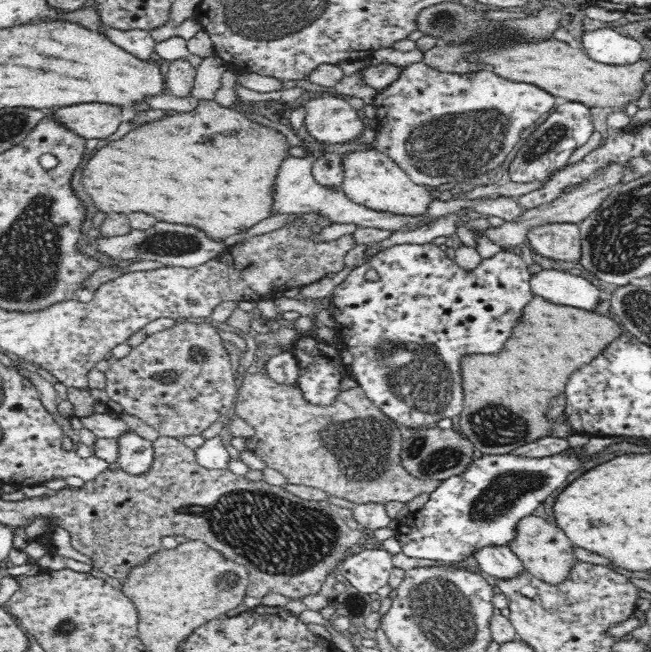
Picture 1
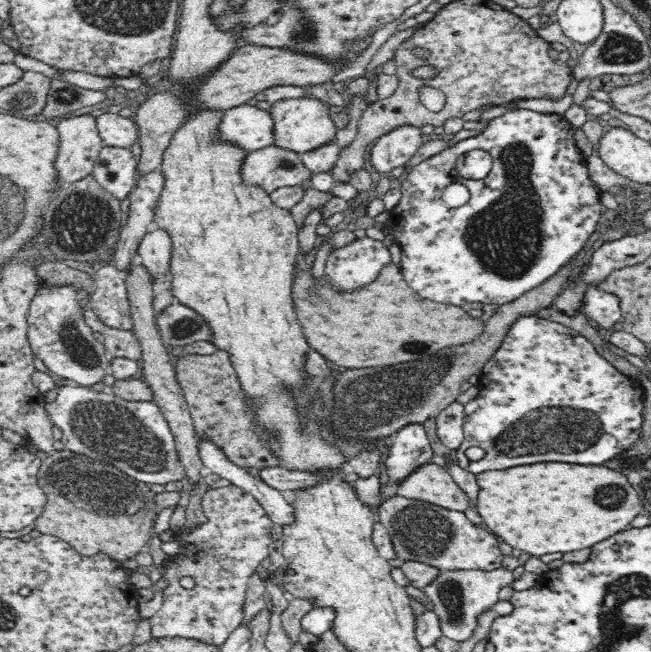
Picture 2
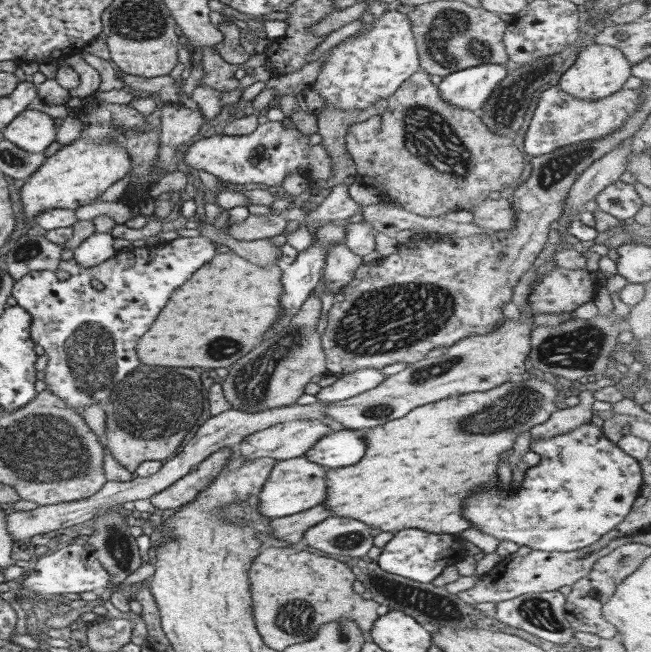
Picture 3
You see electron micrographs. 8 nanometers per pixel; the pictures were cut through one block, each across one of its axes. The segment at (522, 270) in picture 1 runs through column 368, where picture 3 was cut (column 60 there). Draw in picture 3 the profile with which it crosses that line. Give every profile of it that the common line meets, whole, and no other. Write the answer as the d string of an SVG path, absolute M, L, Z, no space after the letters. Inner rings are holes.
M178 237L165 244L130 247L126 252L118 251L113 258L85 269L76 260L61 260L60 270L70 273L70 278L60 280L49 270L35 270L14 281L12 294L17 304L27 310L33 318L31 339L44 348L48 362L44 371L46 390L66 401L76 412L85 406L100 403L111 396L113 388L141 362L135 348L138 339L150 328L158 313L166 306L173 290L184 284L188 278L216 256L216 246L208 237ZM100 280L104 289L94 289L90 282Z

